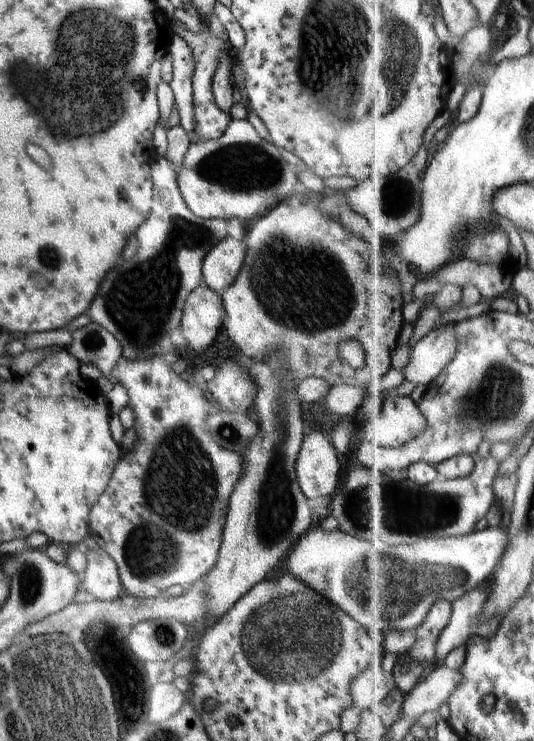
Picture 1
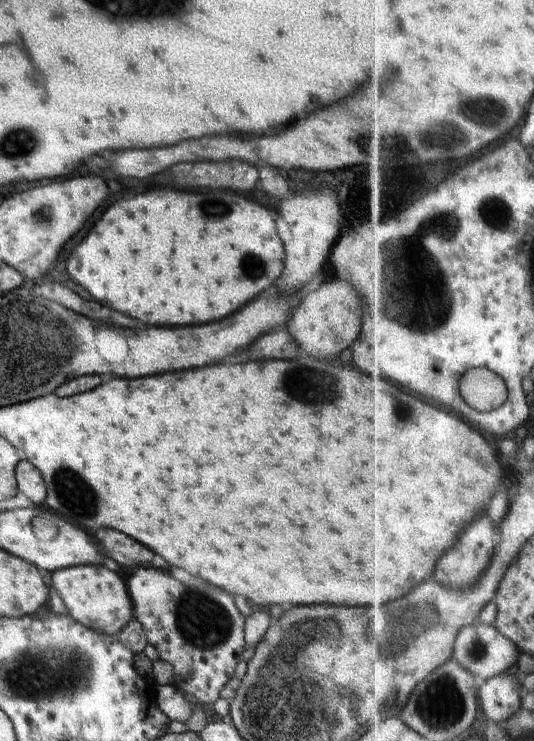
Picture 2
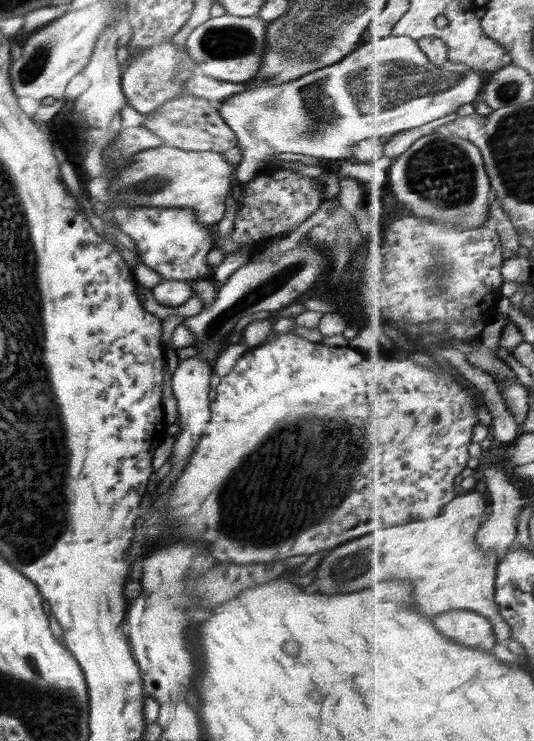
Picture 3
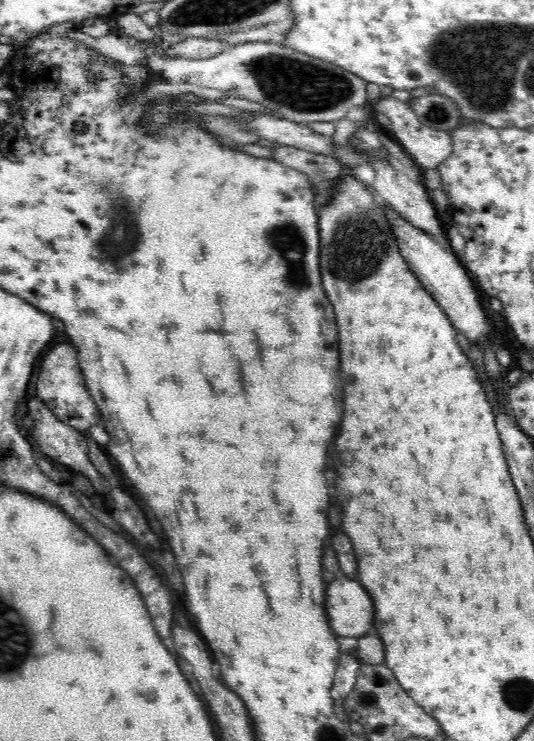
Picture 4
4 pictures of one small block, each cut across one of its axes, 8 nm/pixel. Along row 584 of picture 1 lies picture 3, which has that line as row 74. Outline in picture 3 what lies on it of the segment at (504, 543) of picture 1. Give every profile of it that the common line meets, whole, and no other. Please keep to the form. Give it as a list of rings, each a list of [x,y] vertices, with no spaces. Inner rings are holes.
[[[392,35],[386,38],[368,38],[336,64],[309,72],[292,82],[272,86],[250,85],[250,88],[217,104],[217,109],[236,135],[237,146],[242,149],[237,183],[243,186],[264,170],[266,163],[271,160],[270,156],[276,152],[306,154],[318,160],[348,159],[353,146],[361,140],[394,136],[402,130],[419,128],[448,114],[454,114],[460,106],[470,104],[481,96],[487,76],[463,62],[449,60],[438,66],[431,61],[415,38]]]

